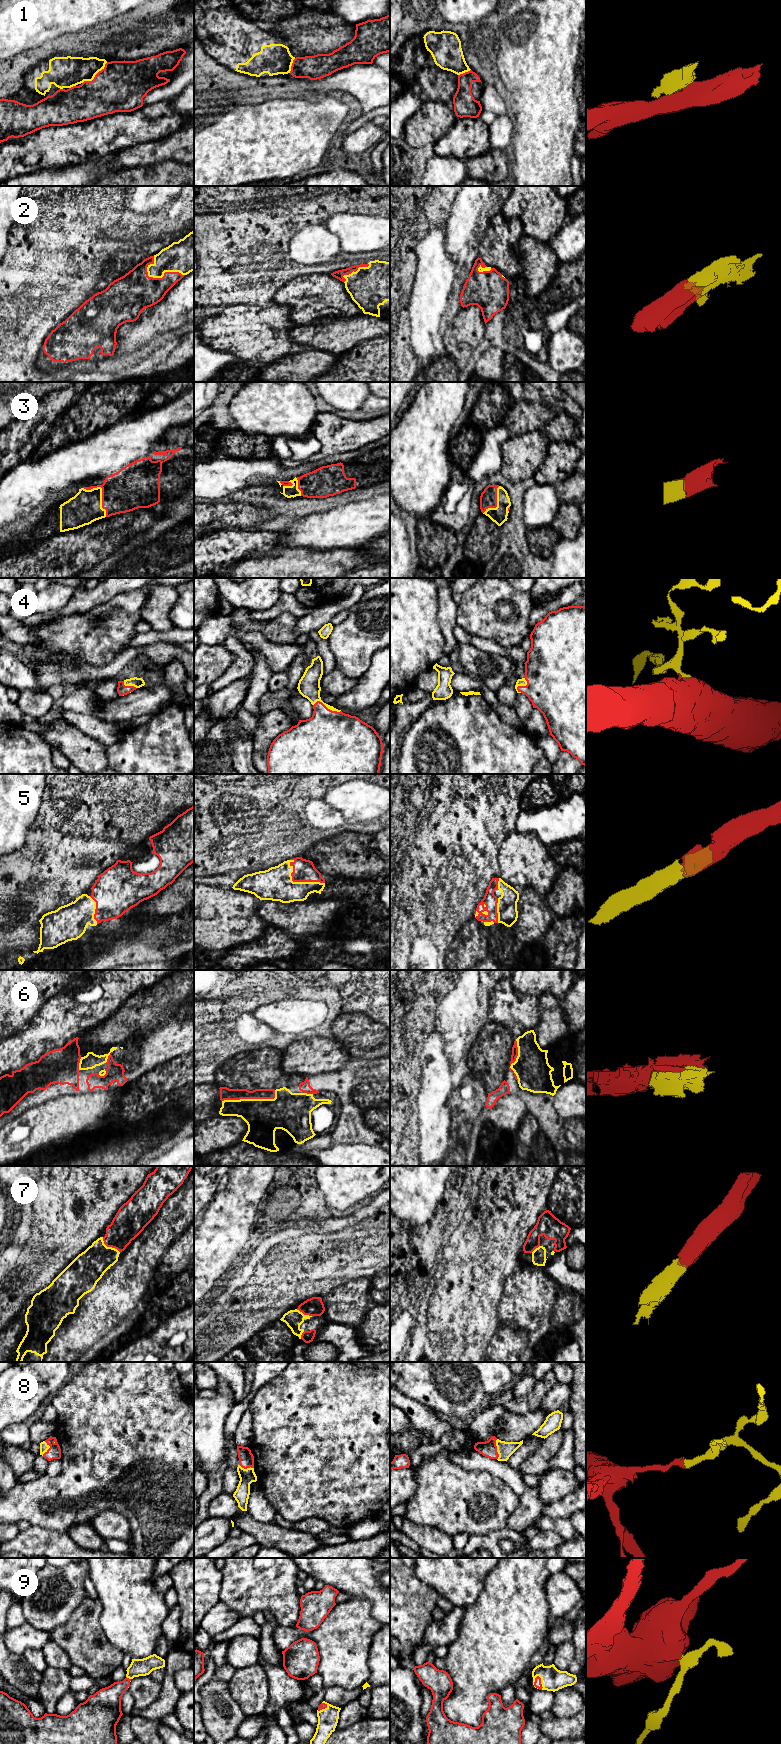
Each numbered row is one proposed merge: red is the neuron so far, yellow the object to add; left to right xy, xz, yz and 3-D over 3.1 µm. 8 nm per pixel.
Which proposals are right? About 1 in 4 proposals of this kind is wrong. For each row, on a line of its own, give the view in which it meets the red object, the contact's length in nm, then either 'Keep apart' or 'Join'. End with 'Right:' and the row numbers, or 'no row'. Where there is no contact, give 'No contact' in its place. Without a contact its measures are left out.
1: Touches red in xy. Shared border 260 nm. Keep apart
2: Touches red in xy. Shared border 320 nm. Join
3: Touches red in xy. Shared border 300 nm. Join
4: Touches red in xz. Shared border 240 nm. Join
5: Touches red in xz. Shared border 340 nm. Join
6: Touches red in xz. Shared border 440 nm. Join
7: Touches red in xy. Shared border 190 nm. Join
8: Touches red in yz. Shared border 170 nm. Join
9: Touches red in yz. Shared border 130 nm. Join
Right: 2, 3, 4, 5, 6, 7, 8, 9

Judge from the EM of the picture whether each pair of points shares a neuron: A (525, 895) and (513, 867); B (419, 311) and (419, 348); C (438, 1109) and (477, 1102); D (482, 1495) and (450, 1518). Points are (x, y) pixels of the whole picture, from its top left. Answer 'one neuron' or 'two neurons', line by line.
A: two neurons
B: one neuron
C: two neurons
D: one neuron

